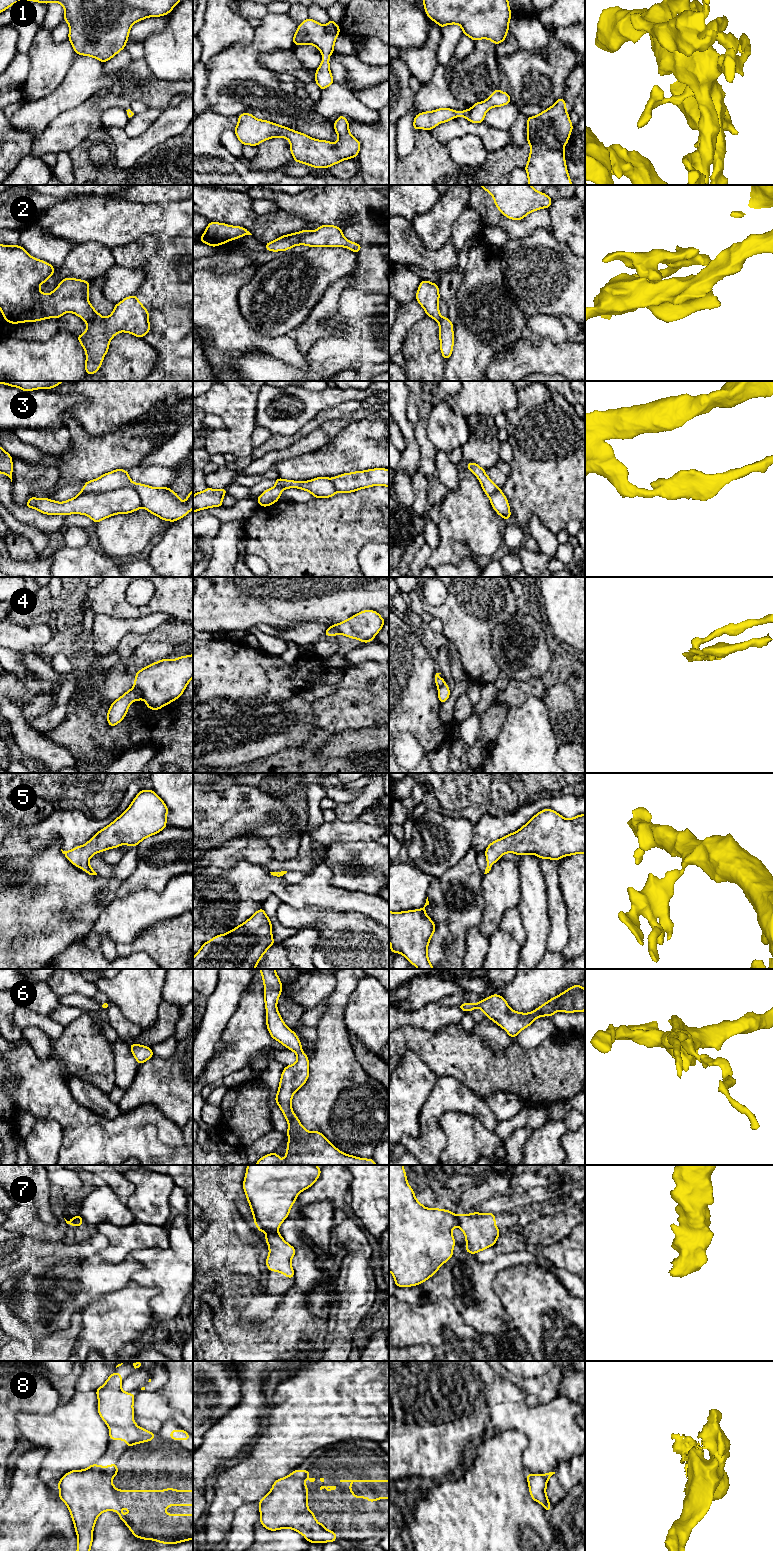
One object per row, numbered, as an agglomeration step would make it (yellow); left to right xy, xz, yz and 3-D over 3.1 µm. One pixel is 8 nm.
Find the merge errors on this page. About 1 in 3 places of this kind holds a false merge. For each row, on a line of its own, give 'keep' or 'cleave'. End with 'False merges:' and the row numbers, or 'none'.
1: keep
2: cleave
3: cleave
4: cleave
5: keep
6: keep
7: cleave
8: keep
False merges: 2, 3, 4, 7

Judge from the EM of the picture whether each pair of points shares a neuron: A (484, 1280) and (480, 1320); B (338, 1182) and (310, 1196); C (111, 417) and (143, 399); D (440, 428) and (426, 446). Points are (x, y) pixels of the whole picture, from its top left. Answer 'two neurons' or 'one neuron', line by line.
A: one neuron
B: one neuron
C: one neuron
D: two neurons

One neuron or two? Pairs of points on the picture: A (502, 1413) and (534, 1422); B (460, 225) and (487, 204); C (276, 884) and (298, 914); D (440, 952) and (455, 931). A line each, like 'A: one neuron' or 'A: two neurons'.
A: one neuron
B: two neurons
C: two neurons
D: one neuron

